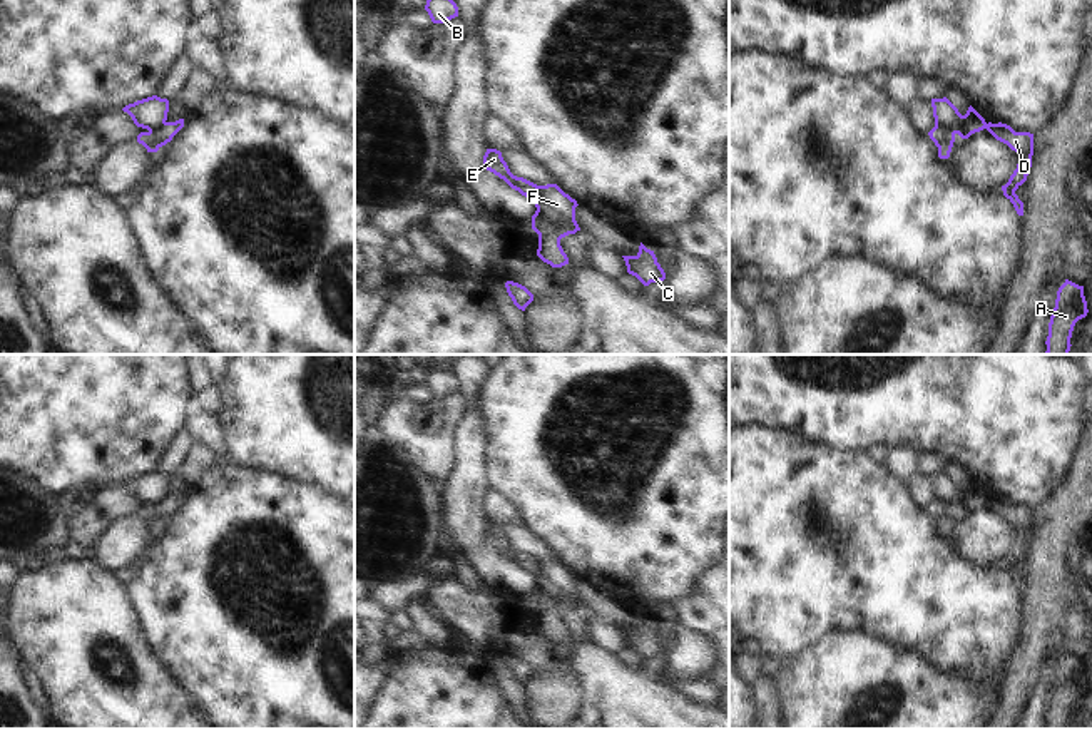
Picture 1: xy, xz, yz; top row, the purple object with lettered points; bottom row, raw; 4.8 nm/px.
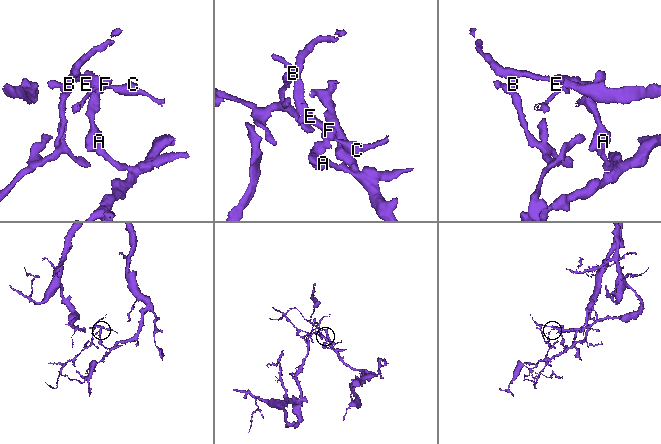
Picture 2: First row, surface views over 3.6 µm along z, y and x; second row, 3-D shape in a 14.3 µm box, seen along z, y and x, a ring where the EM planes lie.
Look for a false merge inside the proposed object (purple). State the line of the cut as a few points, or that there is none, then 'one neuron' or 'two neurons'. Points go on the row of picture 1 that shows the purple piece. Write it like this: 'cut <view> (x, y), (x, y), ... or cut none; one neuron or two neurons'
cut yz (962, 116), (954, 127), (935, 124); two neurons

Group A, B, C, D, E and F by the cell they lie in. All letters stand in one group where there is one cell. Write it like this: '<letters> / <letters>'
A D F / B C E

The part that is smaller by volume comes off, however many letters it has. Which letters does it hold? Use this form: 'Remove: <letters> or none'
Remove: B, C, E

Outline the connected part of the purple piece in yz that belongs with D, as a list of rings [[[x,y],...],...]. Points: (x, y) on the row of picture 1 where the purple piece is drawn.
[[[970,105],[967,114],[960,117],[960,122],[955,129],[947,129],[940,124],[928,132],[930,139],[938,147],[938,157],[948,159],[955,135],[958,134],[962,139],[968,139],[972,134],[987,129],[997,140],[1007,144],[1012,150],[1018,154],[1018,164],[1008,182],[1002,186],[1003,196],[1013,204],[1018,216],[1023,216],[1023,202],[1018,199],[1015,191],[1027,181],[1027,176],[1032,167],[1033,155],[1033,134],[1030,132],[1015,132],[1007,124],[992,124],[985,122],[985,119]]]

